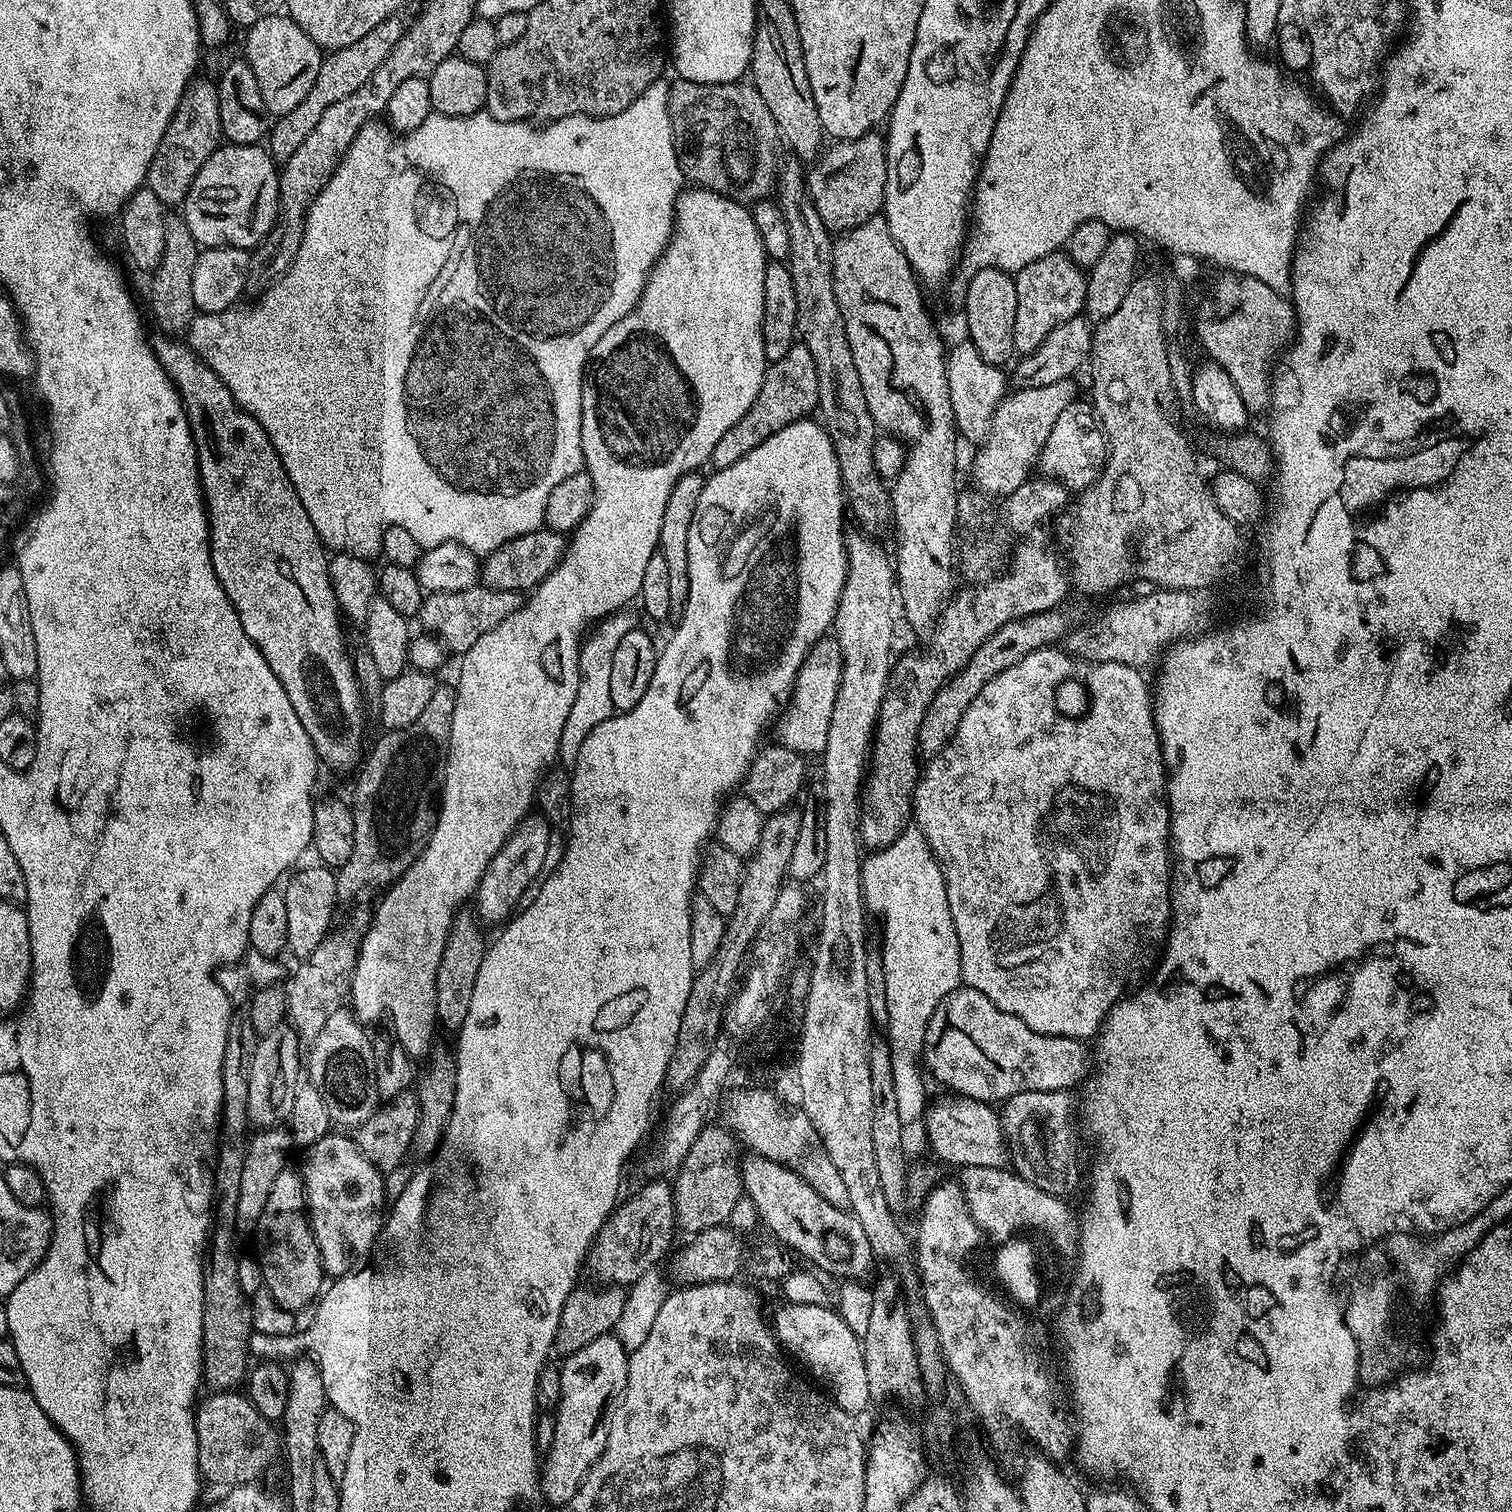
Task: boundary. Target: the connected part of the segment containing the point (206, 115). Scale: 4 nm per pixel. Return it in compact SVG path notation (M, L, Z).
M193 79L192 83L184 89L182 98L178 102L178 110L174 110L172 120L166 126L166 134L162 134L162 142L158 146L156 153L152 155L152 161L148 167L146 187L154 190L154 194L158 194L158 198L166 206L172 206L172 204L176 204L176 206L183 205L198 170L202 170L206 158L210 158L210 154L214 154L214 150L219 148L222 143L216 84L213 81L200 79Z

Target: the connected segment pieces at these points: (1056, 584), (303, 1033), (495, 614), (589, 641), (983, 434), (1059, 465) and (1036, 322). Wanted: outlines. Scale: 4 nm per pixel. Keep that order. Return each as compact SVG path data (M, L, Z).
M1038 527L1023 533L1012 552L1008 572L985 584L964 588L960 593L957 591L940 612L927 637L928 645L921 652L906 653L891 665L888 688L884 692L870 745L870 771L860 801L860 838L865 849L885 848L904 828L909 827L913 819L912 794L916 791L918 779L918 730L938 689L954 673L962 670L966 662L970 662L974 650L978 650L994 630L1006 626L1006 622L1011 620L1058 608L1065 603L1063 600L1068 596L1068 588L1070 592L1070 576L1057 549L1048 545L1044 531L1043 527Z
M338 928L329 931L318 950L310 954L308 961L297 963L296 973L293 971L286 980L288 1020L304 1042L311 1042L318 1037L318 1032L328 1021L330 1014L345 1007L352 991L362 932L356 928Z
M477 586L468 589L467 592L433 592L425 595L424 605L420 611L419 623L424 623L423 631L437 637L445 649L453 648L456 654L463 654L482 638L498 622L510 618L514 610L518 610L522 603L519 592L507 592L506 590L494 590Z
M621 610L604 617L583 637L578 658L578 694L574 694L574 706L570 706L566 726L562 726L558 757L561 765L575 765L578 754L582 750L582 742L590 738L590 730L594 730L594 726L606 722L614 714L610 702L610 669L614 662L614 650L618 650L618 642L622 642L622 638L626 638L626 634L630 634L630 630L638 624L638 620L627 616L628 614L627 611Z
M964 338L961 344L956 344L947 349L946 352L946 382L950 390L950 406L954 410L954 422L956 423L956 431L961 437L964 436L972 443L972 446L983 444L984 440L990 434L990 422L994 418L994 410L998 410L998 406L1006 395L1006 387L1004 388L1004 380L1006 384L1006 372L1003 367L986 362L986 358L982 358L982 354L978 354L978 350L973 346L972 341Z
M1077 398L1054 422L1054 430L1050 430L1050 438L1046 438L1046 446L1042 446L1038 468L1047 479L1056 480L1063 488L1079 494L1089 488L1100 476L1104 462L1108 458L1108 441L1104 438L1104 430L1100 427L1091 403Z
M1063 251L1030 262L1030 266L1015 273L1014 279L1018 290L1018 314L1014 318L1014 349L1017 353L1038 350L1038 346L1046 342L1050 330L1083 313L1088 281L1082 269Z

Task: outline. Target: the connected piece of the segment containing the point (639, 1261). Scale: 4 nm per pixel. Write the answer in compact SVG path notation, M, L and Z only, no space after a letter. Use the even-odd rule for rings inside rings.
M652 1180L641 1192L629 1200L621 1199L608 1216L608 1221L592 1243L586 1261L587 1271L597 1276L604 1286L630 1286L646 1270L659 1265L664 1255L673 1251L672 1235L678 1232L672 1184L664 1180Z

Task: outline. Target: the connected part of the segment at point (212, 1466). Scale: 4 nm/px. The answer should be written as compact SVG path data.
M236 1390L212 1392L196 1409L198 1466L207 1483L235 1486L259 1481L259 1476L281 1455L282 1436L272 1429L273 1421L263 1417L247 1395L240 1394Z

